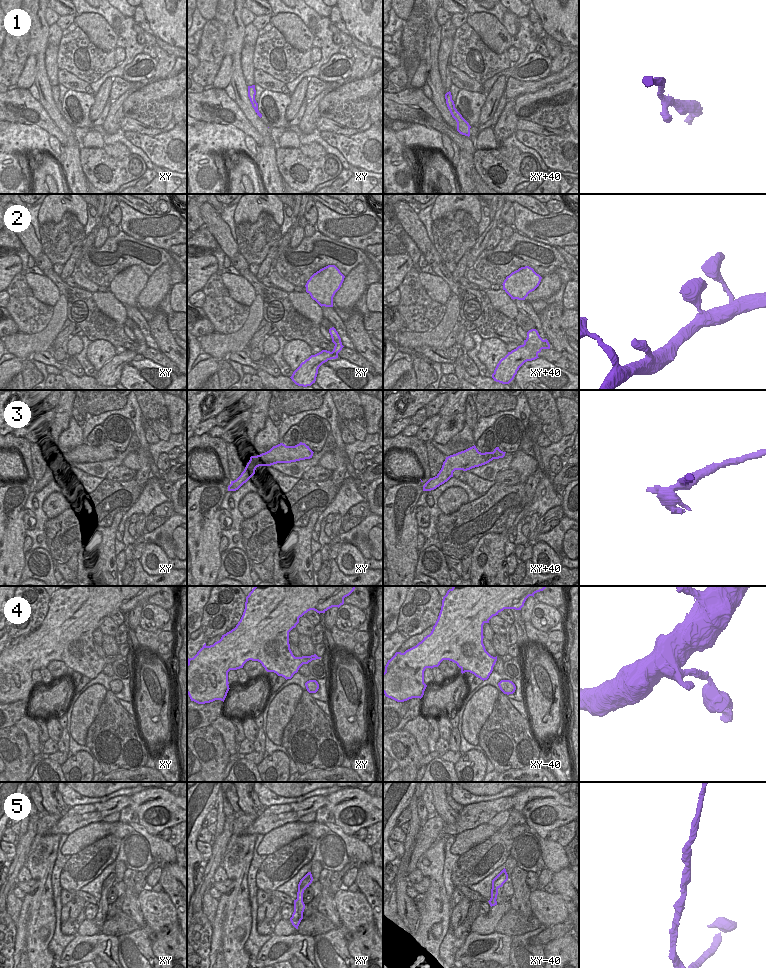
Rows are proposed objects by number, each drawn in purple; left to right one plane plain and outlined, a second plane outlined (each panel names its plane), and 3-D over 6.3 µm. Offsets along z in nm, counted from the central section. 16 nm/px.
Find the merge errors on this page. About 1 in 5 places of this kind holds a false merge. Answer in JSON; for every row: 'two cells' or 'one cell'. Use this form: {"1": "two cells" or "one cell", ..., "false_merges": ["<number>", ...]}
{"1": "one cell", "2": "one cell", "3": "one cell", "4": "one cell", "5": "one cell", "false_merges": []}

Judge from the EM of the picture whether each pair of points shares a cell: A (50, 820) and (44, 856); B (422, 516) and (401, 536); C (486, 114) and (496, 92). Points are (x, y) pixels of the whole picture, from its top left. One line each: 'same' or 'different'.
A: different
B: different
C: same

